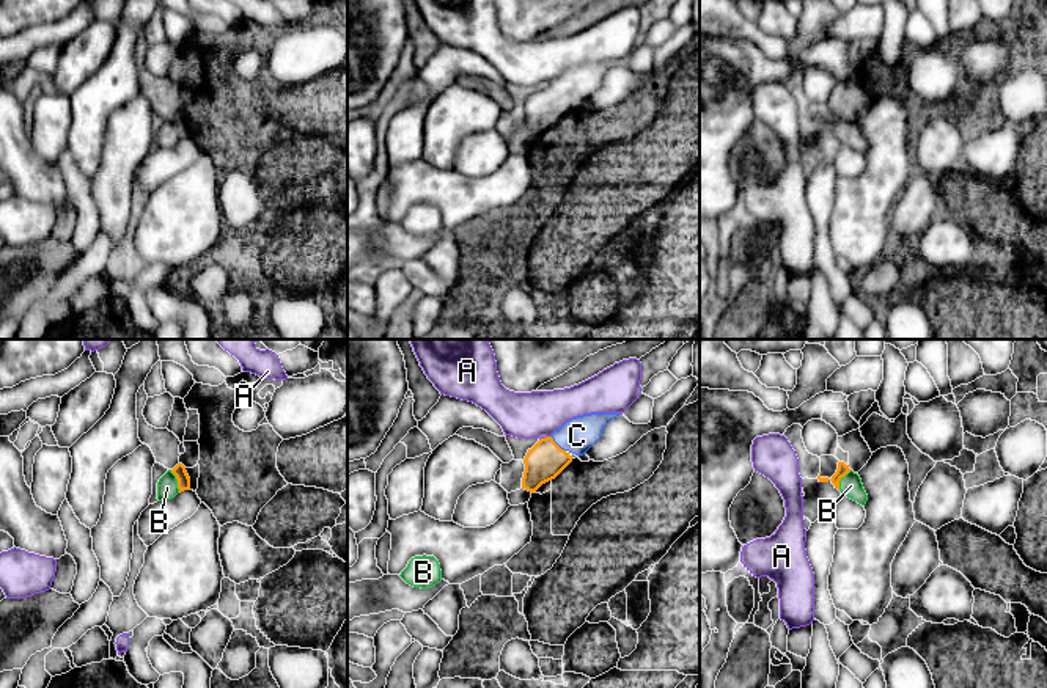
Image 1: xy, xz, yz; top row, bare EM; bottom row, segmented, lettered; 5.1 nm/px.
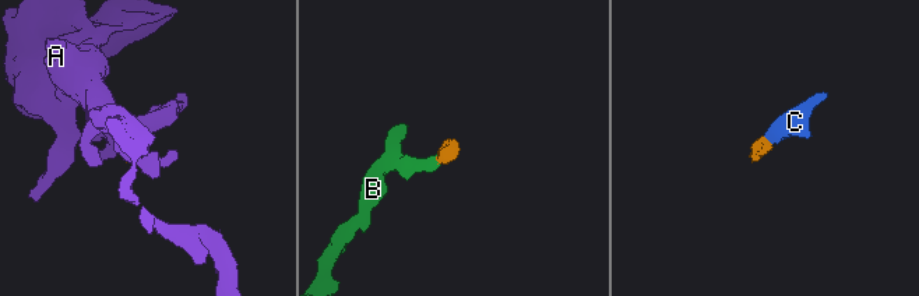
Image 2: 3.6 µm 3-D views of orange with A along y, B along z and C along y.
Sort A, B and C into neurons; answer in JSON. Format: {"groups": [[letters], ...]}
{"groups": [["A"], ["B", "C"]]}

